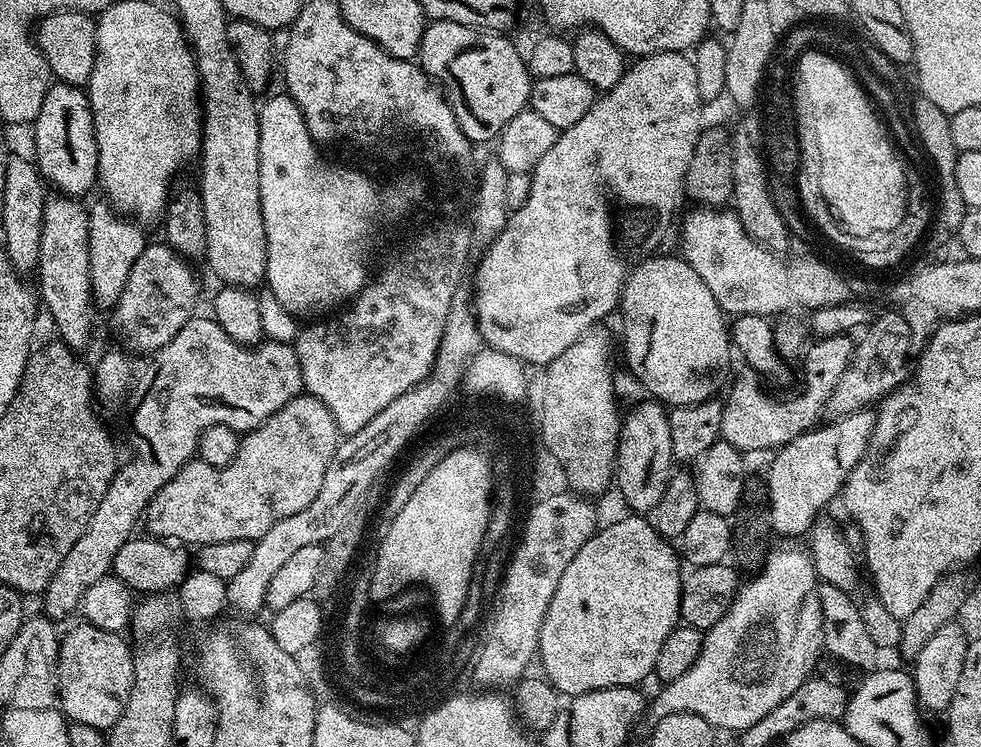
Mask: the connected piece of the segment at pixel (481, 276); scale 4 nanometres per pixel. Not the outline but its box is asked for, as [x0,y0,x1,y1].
[472,52,702,366]

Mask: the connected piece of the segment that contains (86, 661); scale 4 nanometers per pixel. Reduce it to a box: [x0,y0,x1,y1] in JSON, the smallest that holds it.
[56,622,134,730]

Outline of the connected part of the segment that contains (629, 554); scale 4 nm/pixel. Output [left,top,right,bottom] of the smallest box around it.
[538,514,682,698]

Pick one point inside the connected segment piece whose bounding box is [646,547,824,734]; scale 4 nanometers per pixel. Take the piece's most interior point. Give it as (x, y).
(764, 647)

